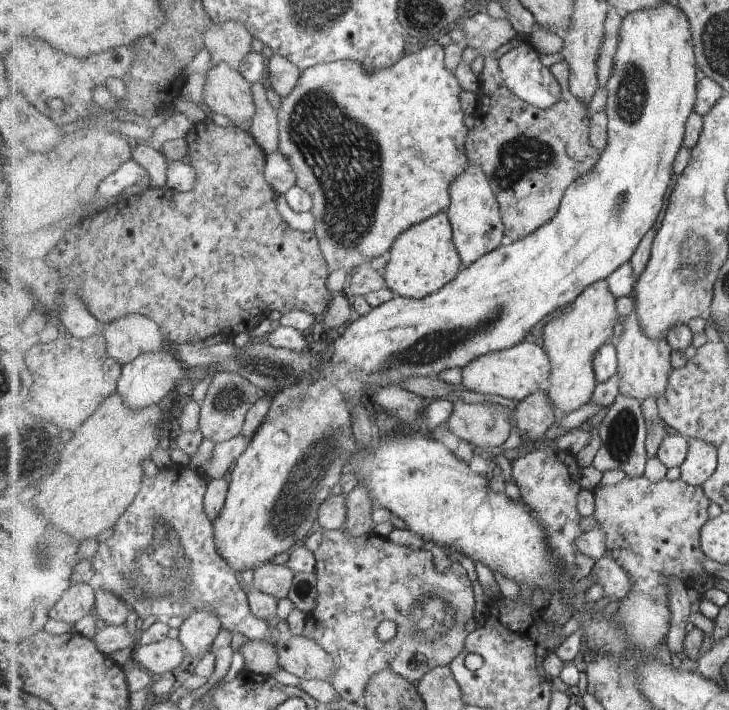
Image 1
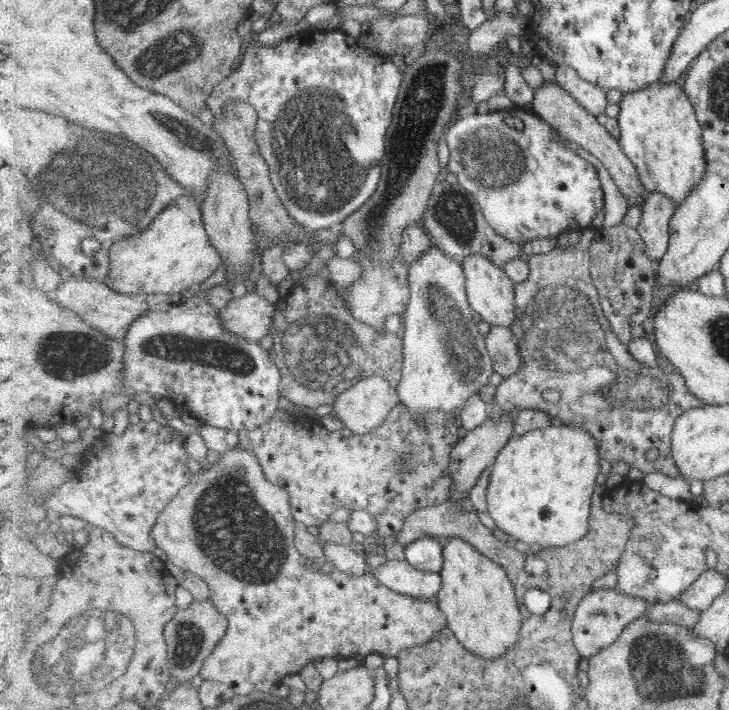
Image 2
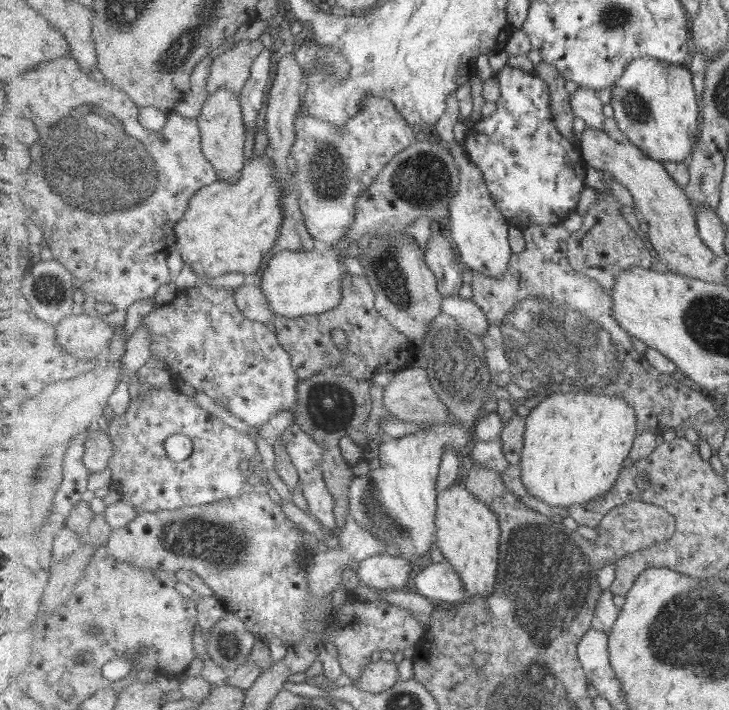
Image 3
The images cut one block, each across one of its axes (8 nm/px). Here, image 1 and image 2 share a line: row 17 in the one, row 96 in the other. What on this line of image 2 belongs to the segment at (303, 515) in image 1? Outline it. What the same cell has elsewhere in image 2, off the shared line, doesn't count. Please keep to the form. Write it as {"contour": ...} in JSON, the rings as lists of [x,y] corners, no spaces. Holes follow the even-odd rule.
{"contour":[[[652,83],[644,90],[623,94],[617,116],[620,144],[632,160],[648,193],[661,192],[676,204],[685,202],[707,170],[704,128],[684,88]]]}

